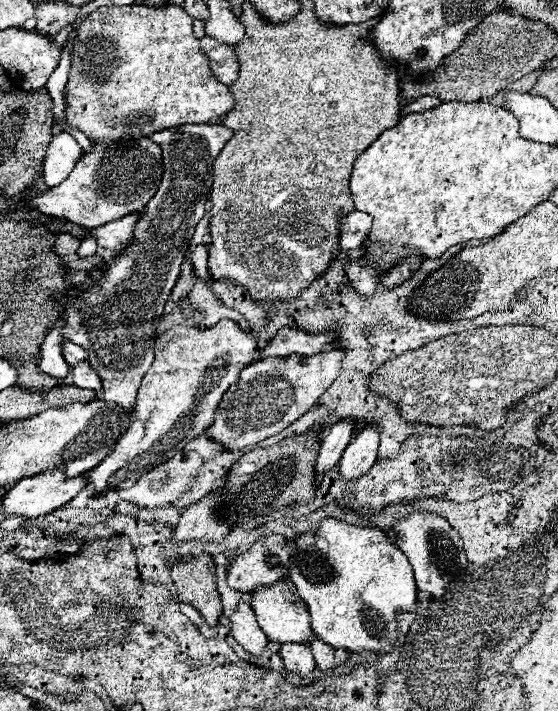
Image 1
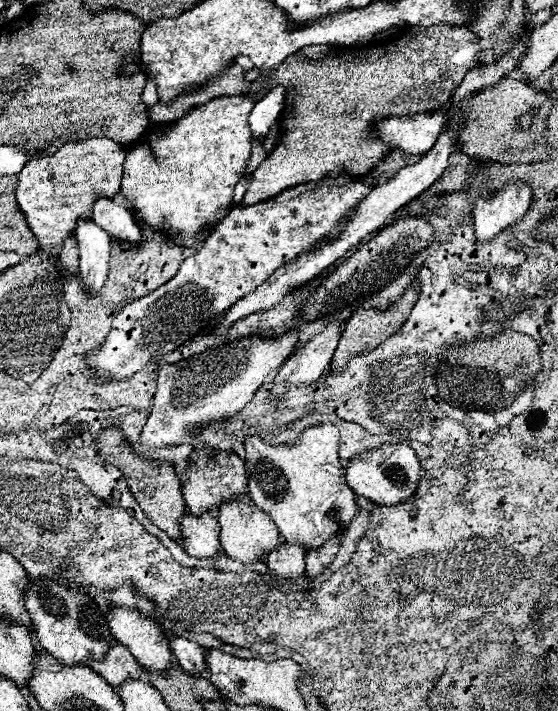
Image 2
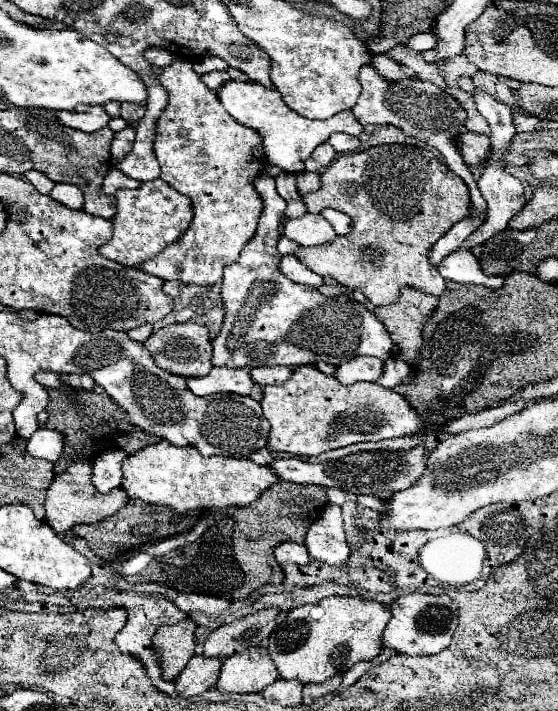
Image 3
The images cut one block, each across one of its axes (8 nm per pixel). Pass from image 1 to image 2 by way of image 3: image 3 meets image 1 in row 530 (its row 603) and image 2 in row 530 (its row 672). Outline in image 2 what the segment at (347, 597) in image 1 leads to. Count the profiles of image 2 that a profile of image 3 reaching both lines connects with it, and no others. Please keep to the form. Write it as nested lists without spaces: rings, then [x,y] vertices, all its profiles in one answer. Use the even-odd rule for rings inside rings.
[[[330,422],[304,428],[294,444],[270,444],[258,434],[244,440],[250,498],[276,522],[286,542],[300,542],[306,550],[318,548],[336,532],[342,534],[356,516],[356,500],[344,478],[338,440],[338,428]]]

